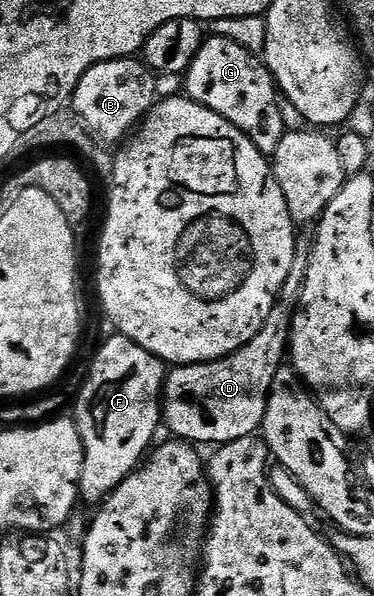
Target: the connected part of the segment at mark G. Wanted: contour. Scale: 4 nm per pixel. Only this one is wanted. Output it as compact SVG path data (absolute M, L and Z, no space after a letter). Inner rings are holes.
M210 36L203 41L200 52L196 54L196 60L186 69L184 75L184 94L196 104L224 116L240 132L244 132L256 144L256 148L264 155L273 156L280 144L282 137L286 135L284 119L280 116L279 105L276 98L280 93L278 83L275 82L265 61L259 55L253 54L248 48L240 48L227 38Z

